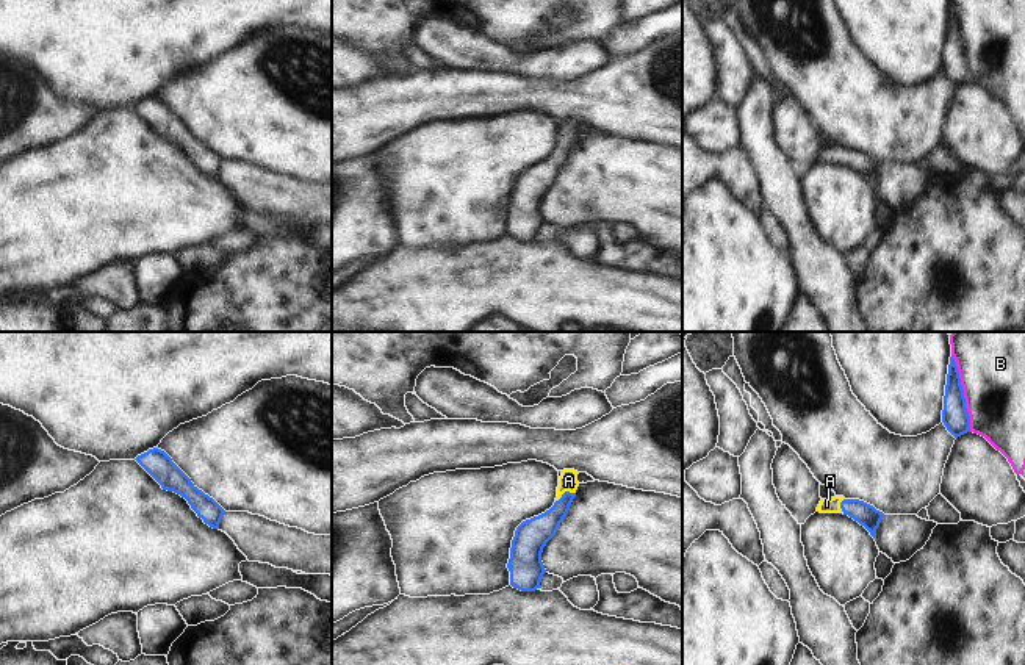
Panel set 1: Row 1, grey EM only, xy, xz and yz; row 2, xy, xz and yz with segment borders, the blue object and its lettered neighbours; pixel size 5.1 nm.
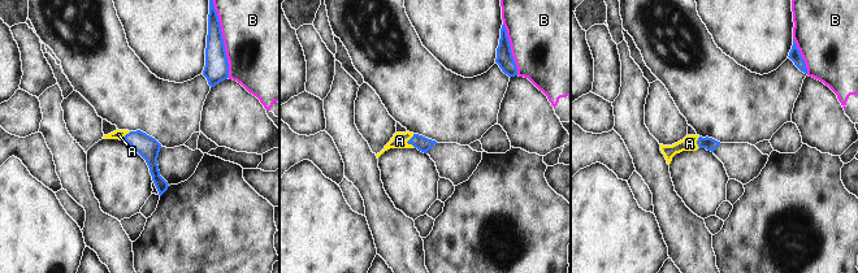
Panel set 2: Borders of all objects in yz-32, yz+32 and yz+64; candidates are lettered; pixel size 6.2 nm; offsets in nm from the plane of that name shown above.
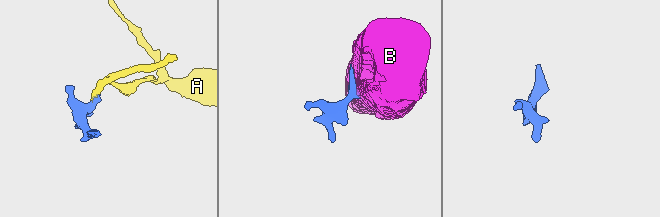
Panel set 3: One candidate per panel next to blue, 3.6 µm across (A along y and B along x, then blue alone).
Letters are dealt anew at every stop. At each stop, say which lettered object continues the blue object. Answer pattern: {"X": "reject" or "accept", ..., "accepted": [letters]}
{"A": "accept", "B": "reject", "accepted": ["A"]}

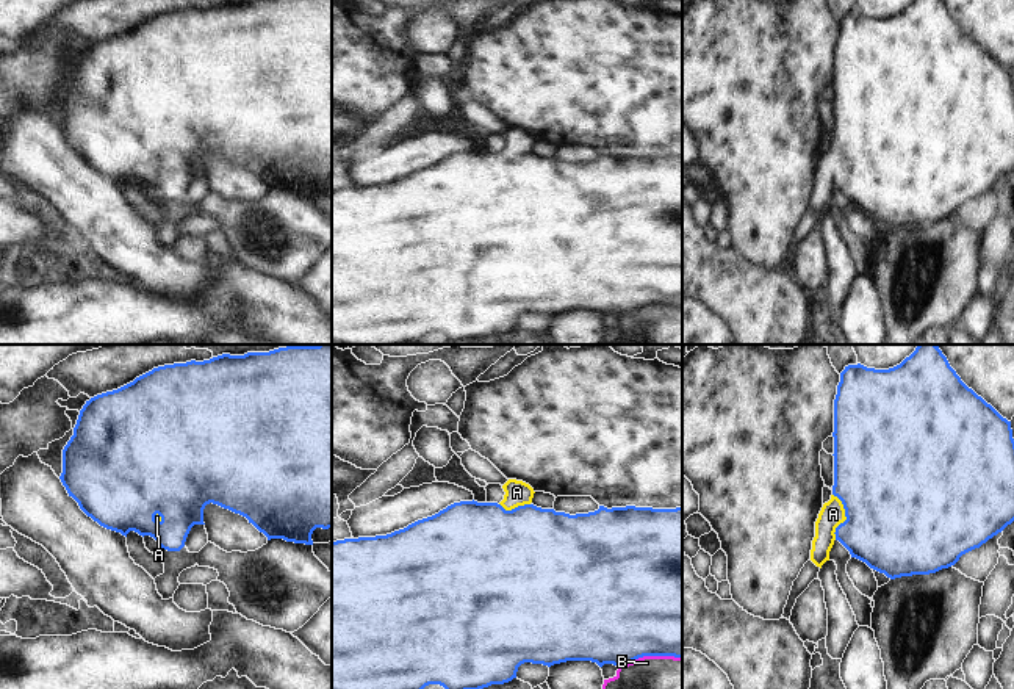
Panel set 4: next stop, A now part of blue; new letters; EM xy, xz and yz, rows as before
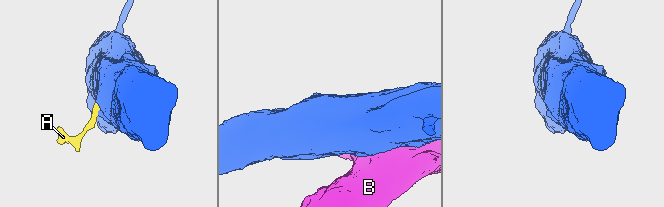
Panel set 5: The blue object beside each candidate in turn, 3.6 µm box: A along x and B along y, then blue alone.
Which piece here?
{"A": "accept", "B": "reject", "accepted": ["A"]}

